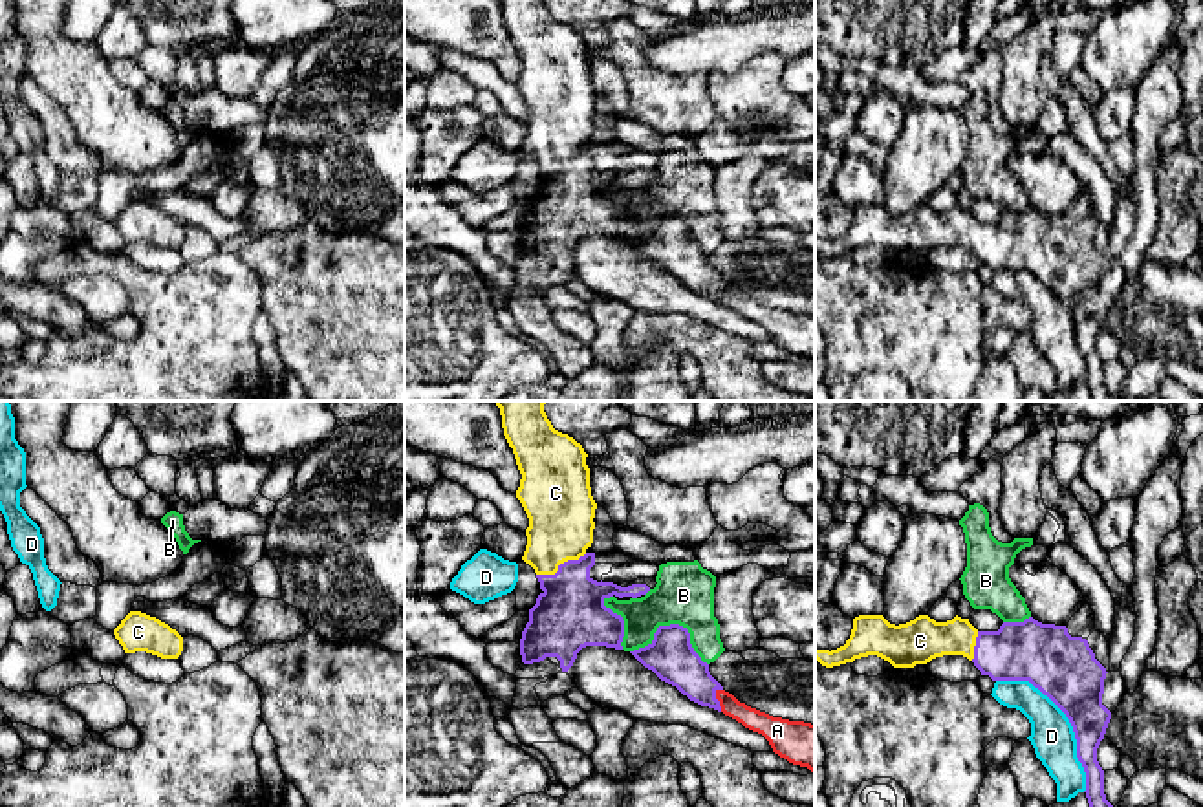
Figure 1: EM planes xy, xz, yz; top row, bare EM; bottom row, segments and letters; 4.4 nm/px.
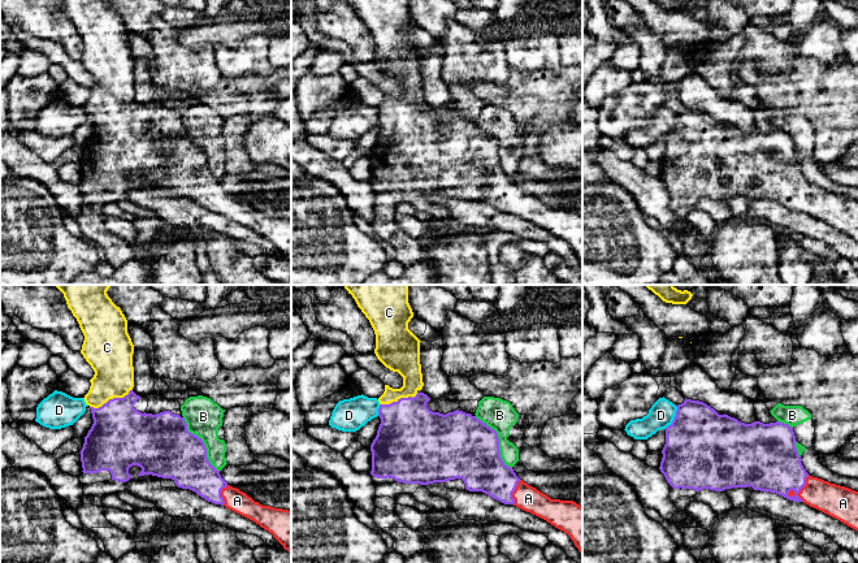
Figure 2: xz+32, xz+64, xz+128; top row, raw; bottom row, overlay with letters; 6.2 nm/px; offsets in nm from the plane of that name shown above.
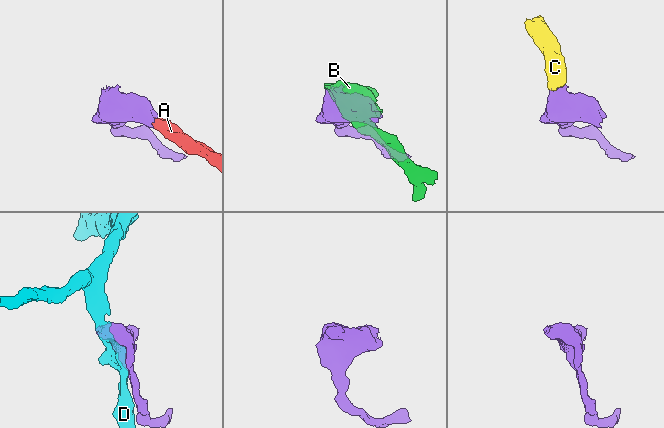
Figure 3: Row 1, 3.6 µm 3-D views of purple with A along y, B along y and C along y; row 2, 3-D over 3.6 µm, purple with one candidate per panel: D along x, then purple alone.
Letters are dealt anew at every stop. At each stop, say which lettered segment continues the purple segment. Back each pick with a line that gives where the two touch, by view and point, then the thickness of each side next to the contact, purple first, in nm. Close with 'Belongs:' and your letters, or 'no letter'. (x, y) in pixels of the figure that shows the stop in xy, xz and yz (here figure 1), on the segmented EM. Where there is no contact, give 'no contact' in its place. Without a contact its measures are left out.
A: contact xz (716, 699); calibres 200 and 100 nm
C: contact xz (561, 564); calibres 300 and 300 nm
Belongs: A, C

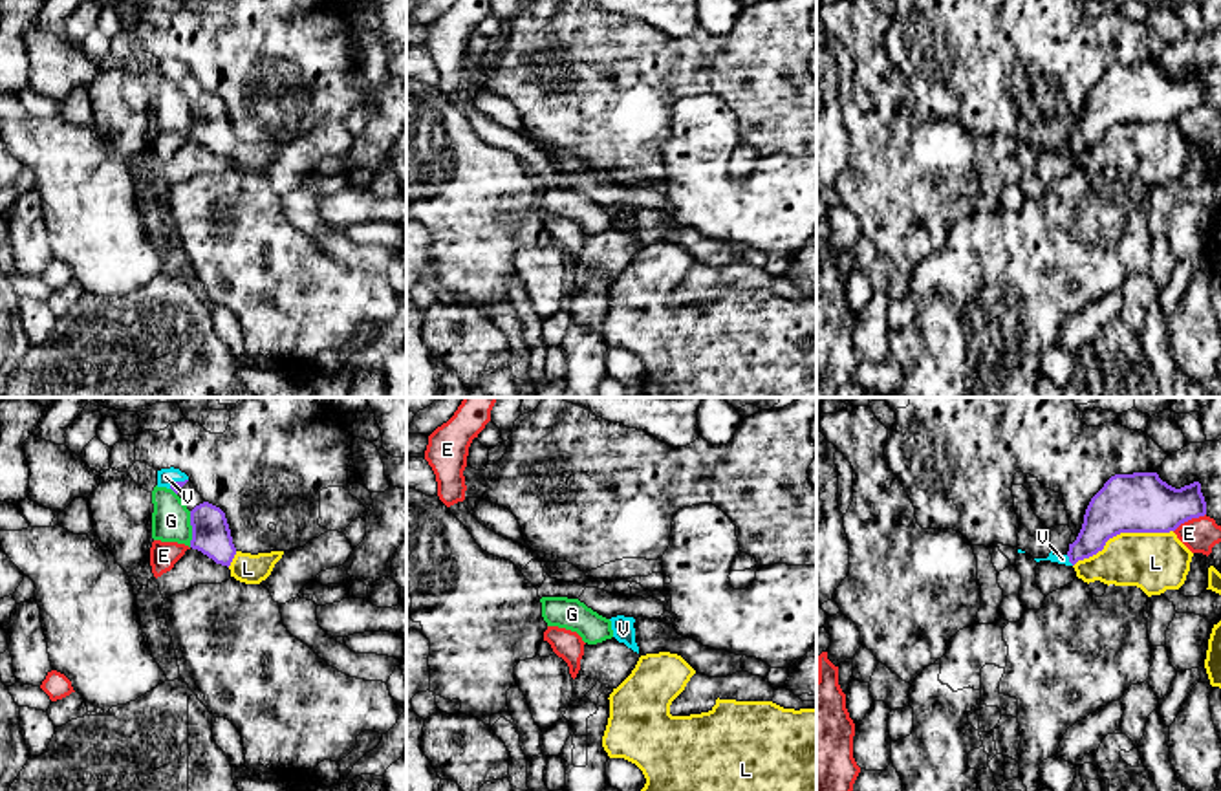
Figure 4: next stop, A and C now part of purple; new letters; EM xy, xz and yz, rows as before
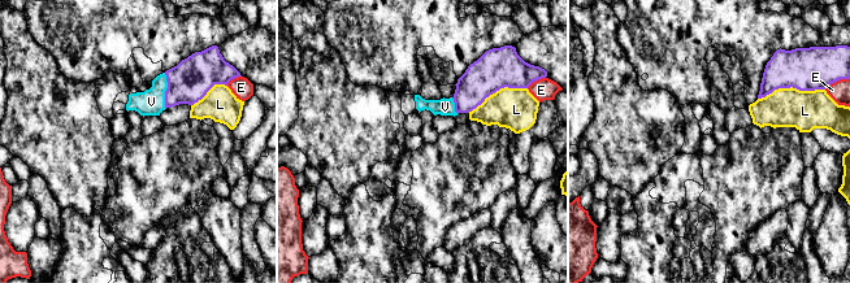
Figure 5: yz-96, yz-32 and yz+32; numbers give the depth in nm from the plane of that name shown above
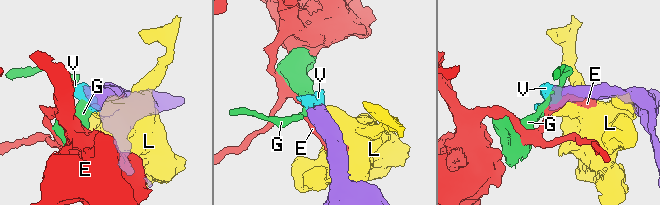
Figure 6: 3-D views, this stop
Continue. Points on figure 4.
V: contact yz (1069, 561); calibres 190 and 50 nm
Belongs: V

